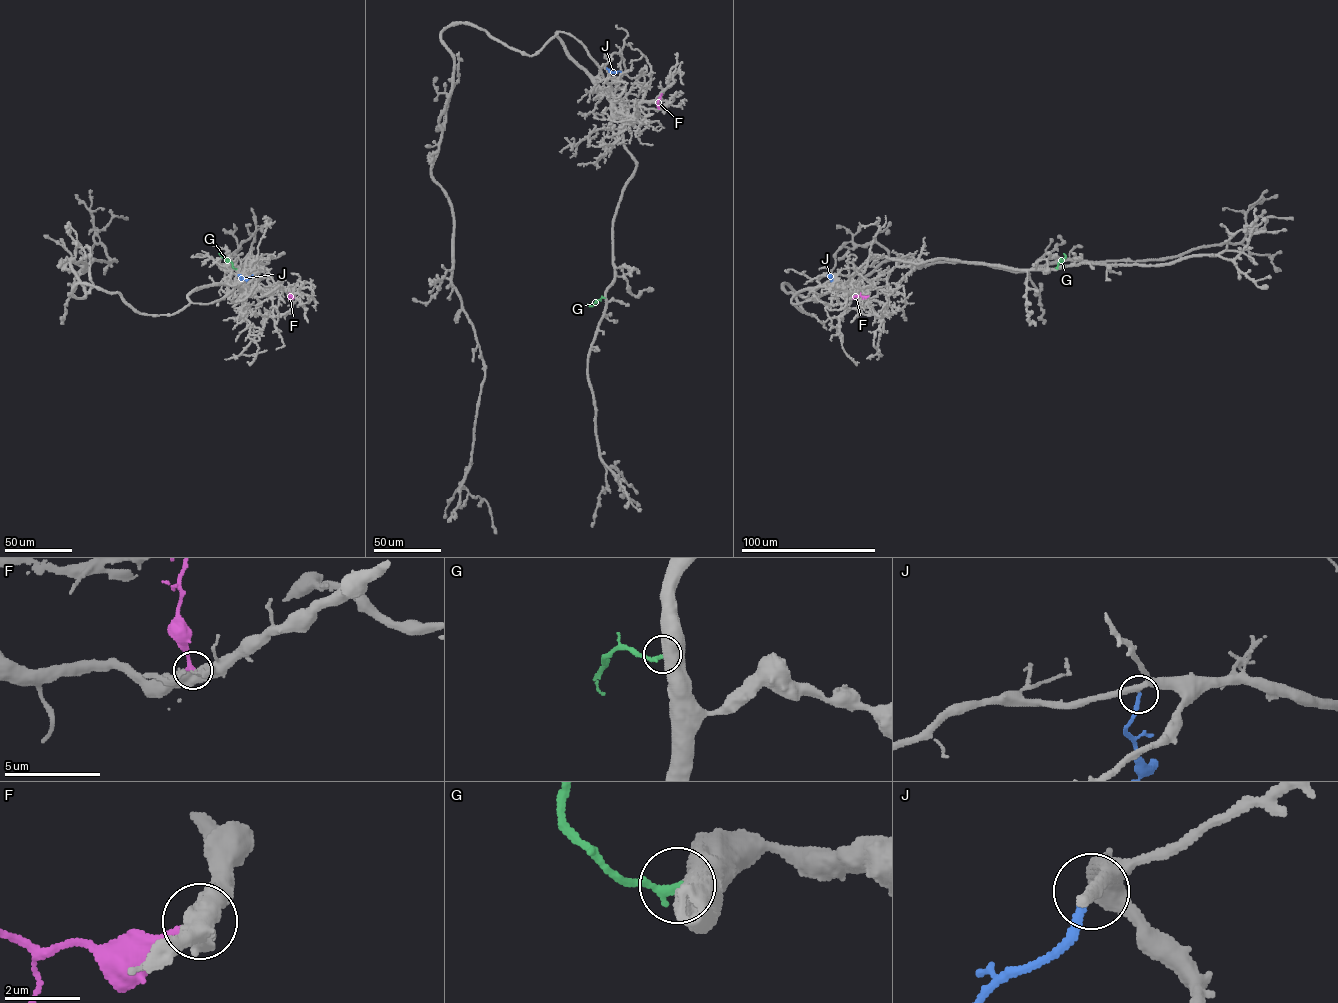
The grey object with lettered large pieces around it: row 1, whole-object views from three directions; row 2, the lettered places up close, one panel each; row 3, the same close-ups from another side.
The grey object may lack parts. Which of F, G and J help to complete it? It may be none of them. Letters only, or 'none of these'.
J

